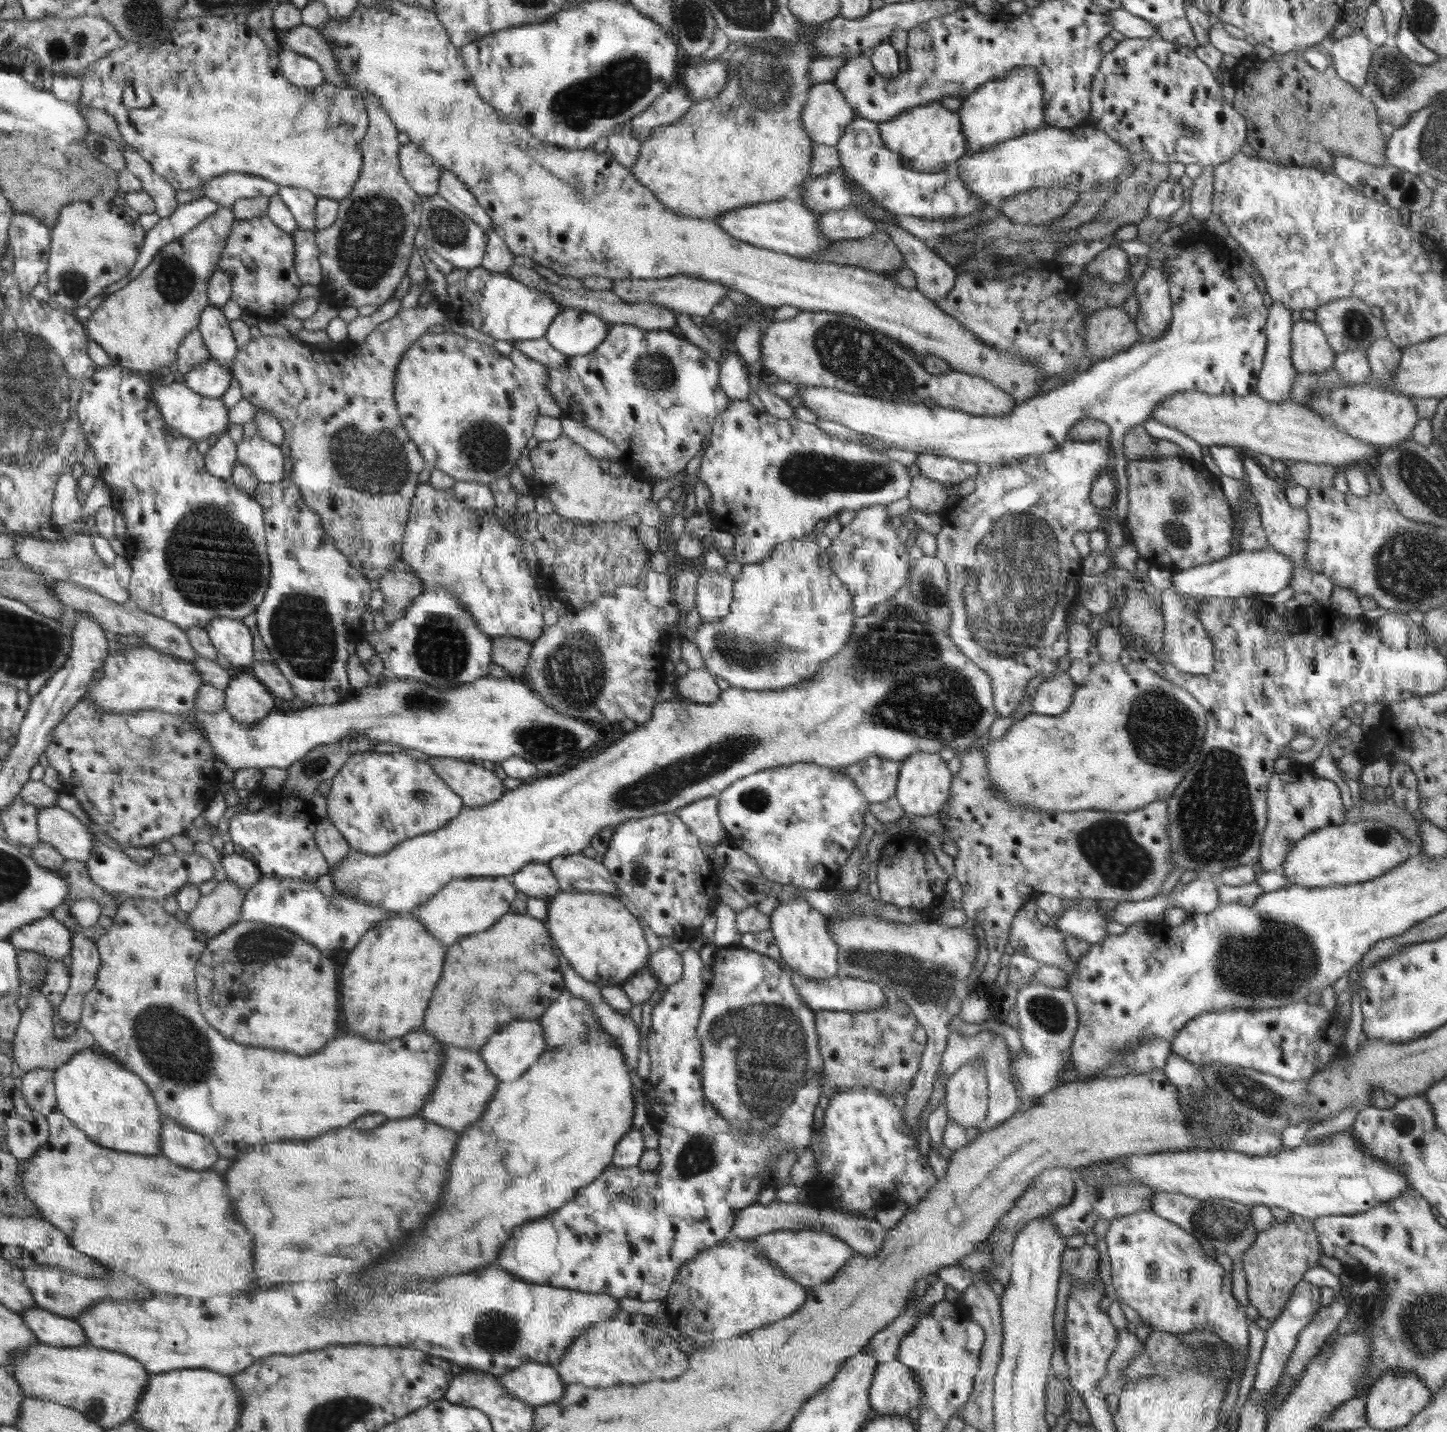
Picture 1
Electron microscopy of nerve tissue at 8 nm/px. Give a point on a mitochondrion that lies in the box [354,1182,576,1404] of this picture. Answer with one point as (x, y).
(495, 1331)

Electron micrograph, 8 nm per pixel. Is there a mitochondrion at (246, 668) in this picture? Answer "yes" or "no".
no

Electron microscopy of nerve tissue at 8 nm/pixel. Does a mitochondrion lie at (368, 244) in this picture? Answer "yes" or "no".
yes

